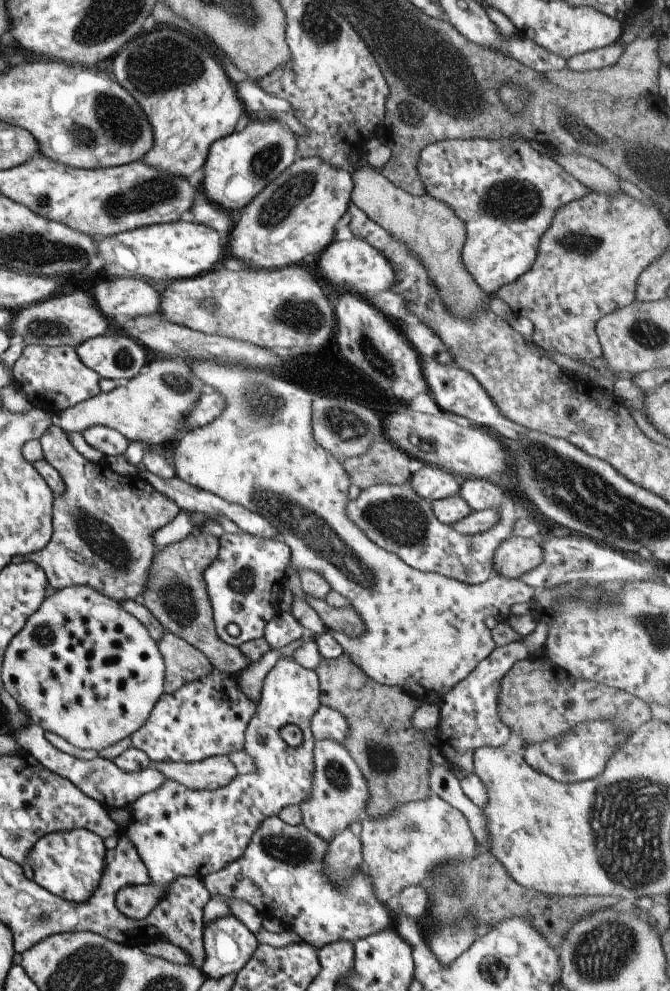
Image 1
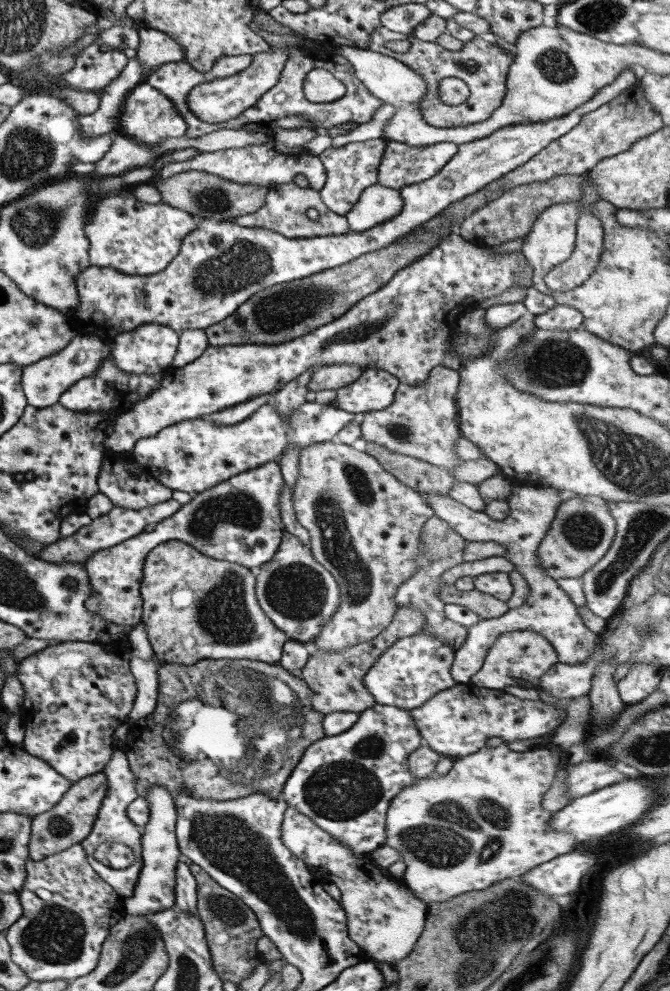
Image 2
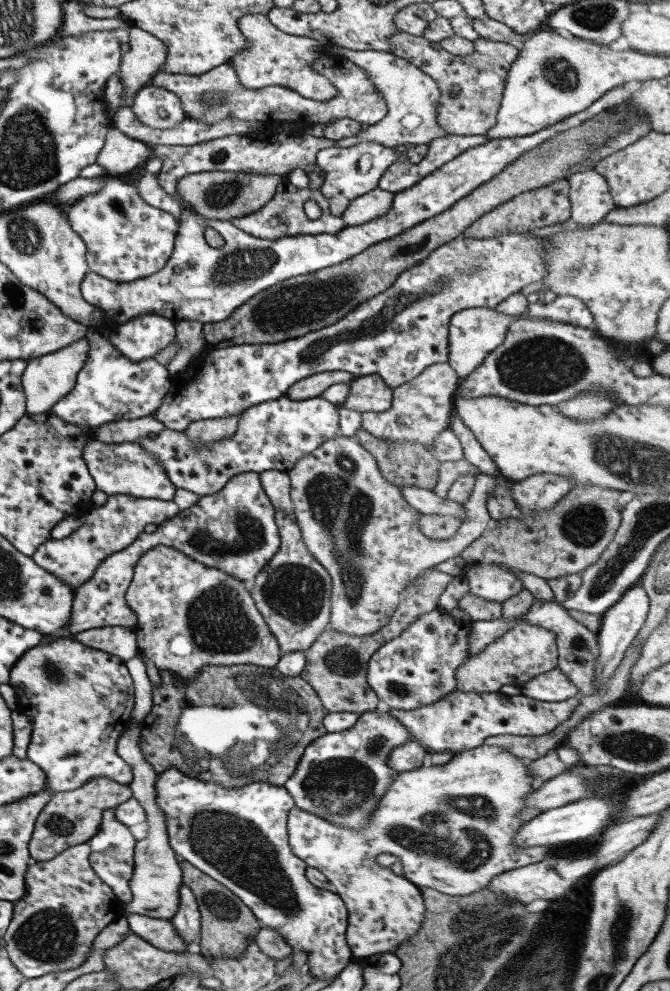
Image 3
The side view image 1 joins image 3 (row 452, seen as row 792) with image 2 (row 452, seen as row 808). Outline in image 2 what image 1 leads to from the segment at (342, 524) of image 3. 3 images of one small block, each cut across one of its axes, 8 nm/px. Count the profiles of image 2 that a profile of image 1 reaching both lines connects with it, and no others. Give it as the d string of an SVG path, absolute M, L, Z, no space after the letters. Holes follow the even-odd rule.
M335 440L318 442L315 445L309 445L300 450L299 457L297 458L297 479L293 483L291 496L295 519L302 528L307 530L307 534L309 534L310 553L317 563L324 566L325 570L330 572L330 575L337 583L337 592L339 592L339 607L337 607L332 617L321 627L318 636L309 642L309 648L314 647L316 650L330 650L330 652L334 652L334 650L344 650L344 648L348 648L349 646L372 639L389 624L393 613L397 610L397 605L395 605L397 587L417 572L416 564L422 557L420 556L419 545L421 530L425 521L434 515L434 510L427 506L427 502L419 496L419 493L399 483L381 467L381 464L377 463L365 451L359 452L353 449L351 445L337 443Z

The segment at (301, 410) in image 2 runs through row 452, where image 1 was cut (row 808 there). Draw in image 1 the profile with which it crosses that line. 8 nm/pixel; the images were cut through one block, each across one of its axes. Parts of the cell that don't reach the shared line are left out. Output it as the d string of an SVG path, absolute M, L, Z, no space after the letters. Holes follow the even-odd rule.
M282 657L262 678L255 712L244 732L243 750L253 759L253 773L237 774L225 786L215 790L191 790L166 779L160 787L141 795L130 804L127 810L128 824L121 830L118 838L124 836L133 845L146 866L149 882L147 885L121 888L115 893L114 905L121 914L131 920L145 918L177 877L197 877L202 880L208 874L222 869L228 862L241 856L254 830L265 817L279 814L286 806L299 806L309 796L314 777L312 750L315 742L310 731L310 720L320 706L316 672L297 664L291 657ZM285 724L295 724L301 731L302 742L298 746L291 747L279 737L279 730Z

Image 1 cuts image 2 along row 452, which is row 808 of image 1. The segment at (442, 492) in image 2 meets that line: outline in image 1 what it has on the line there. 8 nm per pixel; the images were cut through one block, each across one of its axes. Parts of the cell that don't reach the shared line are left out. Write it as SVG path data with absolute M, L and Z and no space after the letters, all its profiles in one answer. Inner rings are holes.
M344 653L331 660L321 659L314 671L318 678L320 704L334 708L348 722L348 735L341 744L348 750L349 756L365 777L370 796L366 804L368 818L381 818L389 815L398 804L421 801L431 796L428 783L431 745L424 740L423 732L415 730L410 721L412 712L421 702L399 687L388 687L373 682L357 665L349 662L348 656Z

